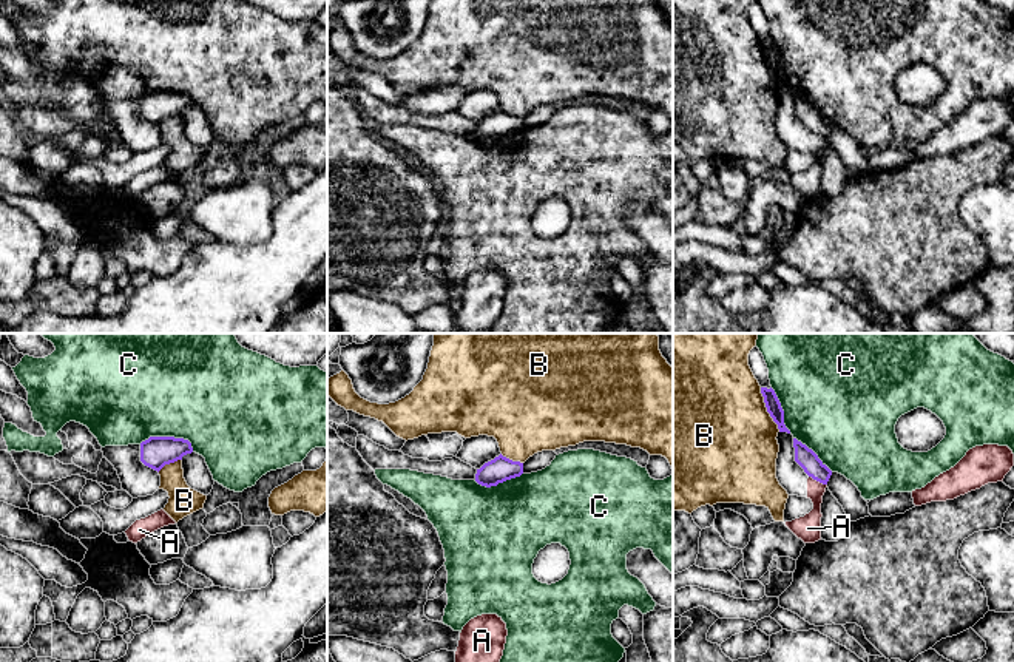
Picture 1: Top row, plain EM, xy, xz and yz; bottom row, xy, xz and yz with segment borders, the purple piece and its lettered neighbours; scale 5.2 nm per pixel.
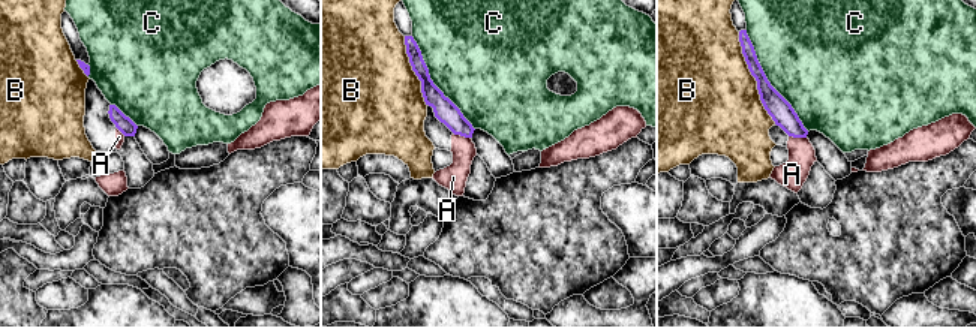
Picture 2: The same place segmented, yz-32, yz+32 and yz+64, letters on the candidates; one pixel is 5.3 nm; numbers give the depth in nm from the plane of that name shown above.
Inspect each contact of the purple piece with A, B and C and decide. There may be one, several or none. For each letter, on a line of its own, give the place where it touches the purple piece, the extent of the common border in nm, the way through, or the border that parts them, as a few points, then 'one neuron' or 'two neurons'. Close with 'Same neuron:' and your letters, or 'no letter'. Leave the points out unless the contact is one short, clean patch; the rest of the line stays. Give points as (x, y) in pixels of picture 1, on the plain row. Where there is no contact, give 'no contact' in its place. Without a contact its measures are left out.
A: yz (818, 135) | 110 nm | along yz (809, 130), (826, 139) | two neurons
B: yz (767, 64) | 260 nm | two neurons
C: xy (168, 91) | 300 nm | two neurons
Same neuron: no letter

